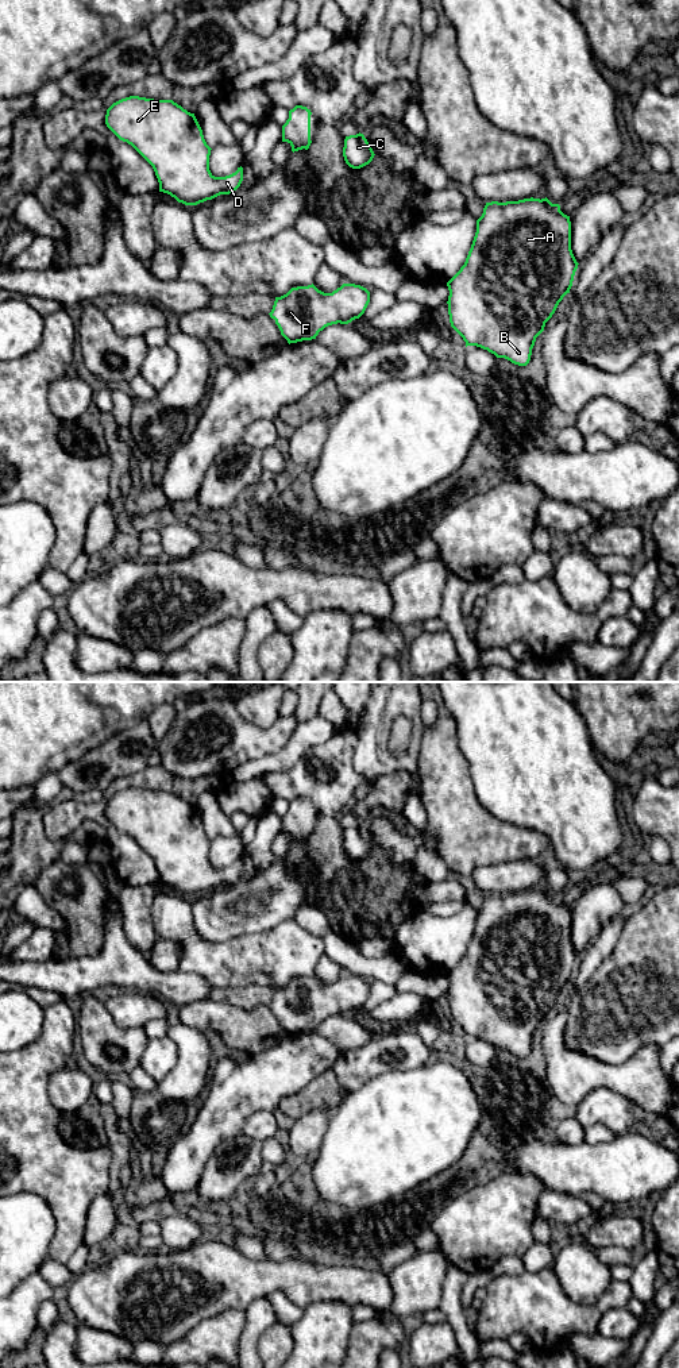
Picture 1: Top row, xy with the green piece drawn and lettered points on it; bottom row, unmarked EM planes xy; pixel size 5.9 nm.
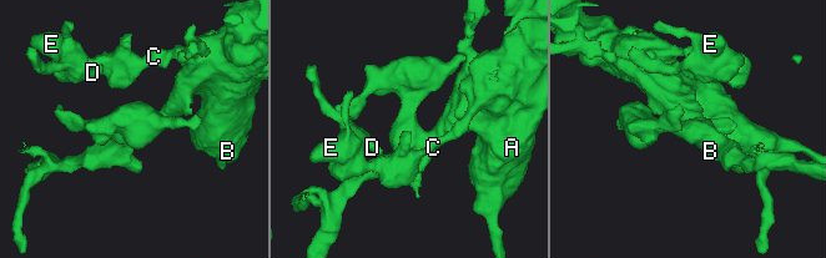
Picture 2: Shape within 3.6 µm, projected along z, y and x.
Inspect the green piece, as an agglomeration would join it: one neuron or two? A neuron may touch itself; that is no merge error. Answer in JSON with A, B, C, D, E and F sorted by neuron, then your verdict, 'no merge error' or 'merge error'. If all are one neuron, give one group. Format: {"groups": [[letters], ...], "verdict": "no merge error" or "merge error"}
{"groups": [["A", "B", "C", "D", "E", "F"]], "verdict": "no merge error"}

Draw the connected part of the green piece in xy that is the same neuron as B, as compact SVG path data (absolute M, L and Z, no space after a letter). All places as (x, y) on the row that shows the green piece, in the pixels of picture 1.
M545 199L486 203L460 270L447 282L451 327L467 346L526 366L536 338L570 293L578 262L571 250L570 216Z

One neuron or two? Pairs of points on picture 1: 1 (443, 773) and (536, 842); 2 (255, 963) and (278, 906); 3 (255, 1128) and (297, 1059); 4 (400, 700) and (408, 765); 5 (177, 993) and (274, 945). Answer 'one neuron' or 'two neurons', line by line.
1: one neuron
2: two neurons
3: two neurons
4: one neuron
5: two neurons

